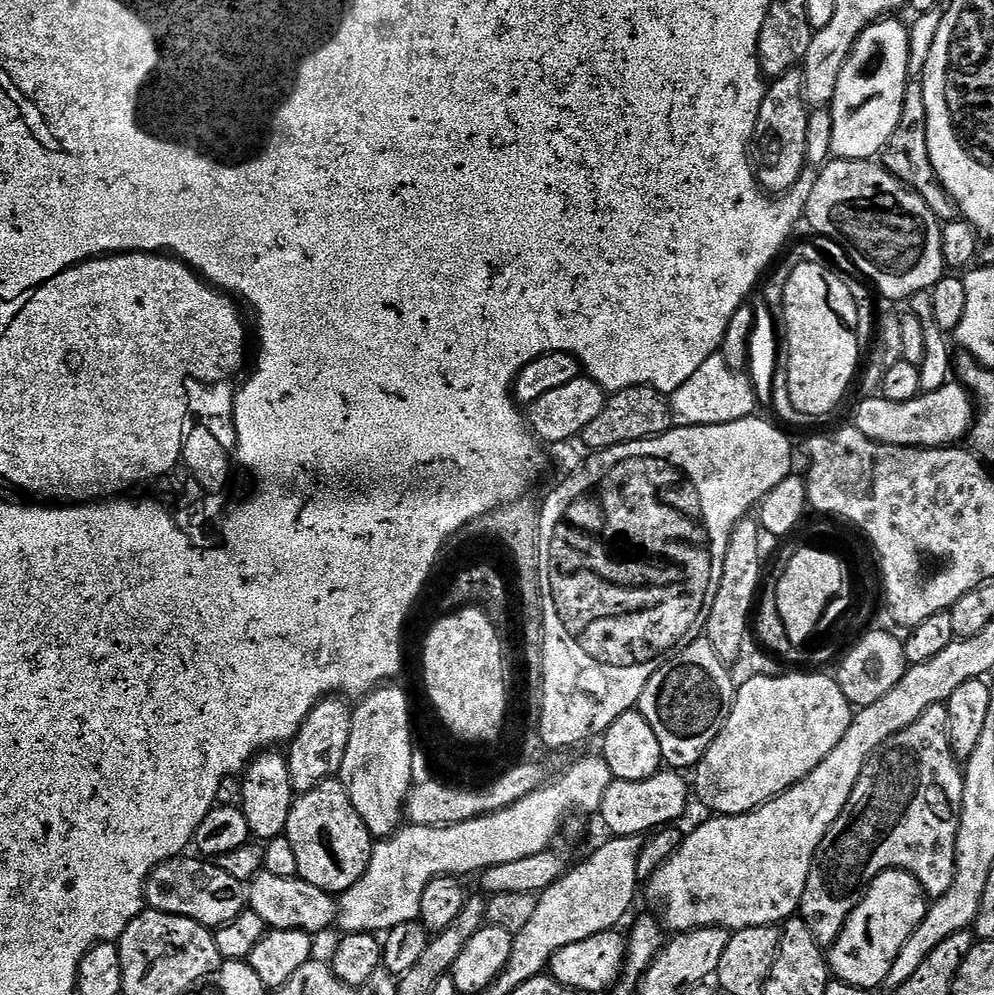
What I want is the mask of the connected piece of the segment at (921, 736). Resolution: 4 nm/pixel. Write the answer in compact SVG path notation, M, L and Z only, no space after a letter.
M940 705L931 707L930 710L922 714L922 718L918 718L917 722L912 723L906 730L902 730L897 735L892 736L881 752L868 759L862 774L858 778L858 782L854 786L854 790L850 794L850 802L846 802L846 806L842 810L840 817L834 822L834 826L830 826L826 838L822 838L822 842L816 851L816 856L812 860L810 874L806 878L806 890L802 894L802 902L800 903L800 911L798 913L799 919L806 922L806 926L812 931L814 938L821 946L830 946L836 941L838 934L846 926L850 914L860 904L860 897L868 885L871 884L874 878L878 878L878 874L888 872L891 868L899 868L900 871L911 874L924 887L925 893L929 897L935 898L946 894L946 890L950 890L950 886L954 882L954 874L956 873L956 835L960 829L961 806L962 798L964 797L964 775L959 761L955 759L952 753L948 726L947 707Z

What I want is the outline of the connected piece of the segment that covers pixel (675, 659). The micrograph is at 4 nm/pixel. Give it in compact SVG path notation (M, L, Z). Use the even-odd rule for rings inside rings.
M706 638L685 643L660 670L649 678L640 695L638 710L650 722L662 746L662 761L669 769L695 769L706 754L710 742L718 738L736 698L729 665L714 654Z

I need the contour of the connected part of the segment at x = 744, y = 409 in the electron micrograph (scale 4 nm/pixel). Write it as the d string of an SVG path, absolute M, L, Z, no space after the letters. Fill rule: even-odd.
M710 354L701 360L698 370L670 393L672 419L675 427L718 426L726 422L738 422L747 416L757 415L758 401L752 385L751 375L732 368L723 355ZM744 375L744 376L743 376Z

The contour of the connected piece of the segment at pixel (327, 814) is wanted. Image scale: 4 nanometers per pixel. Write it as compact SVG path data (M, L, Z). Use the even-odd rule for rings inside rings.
M339 778L324 780L314 790L301 792L293 799L284 835L298 862L296 876L310 886L318 886L318 890L343 894L366 874L374 837L366 830L366 822L358 818L358 810L354 810L354 802L350 802L350 794Z

